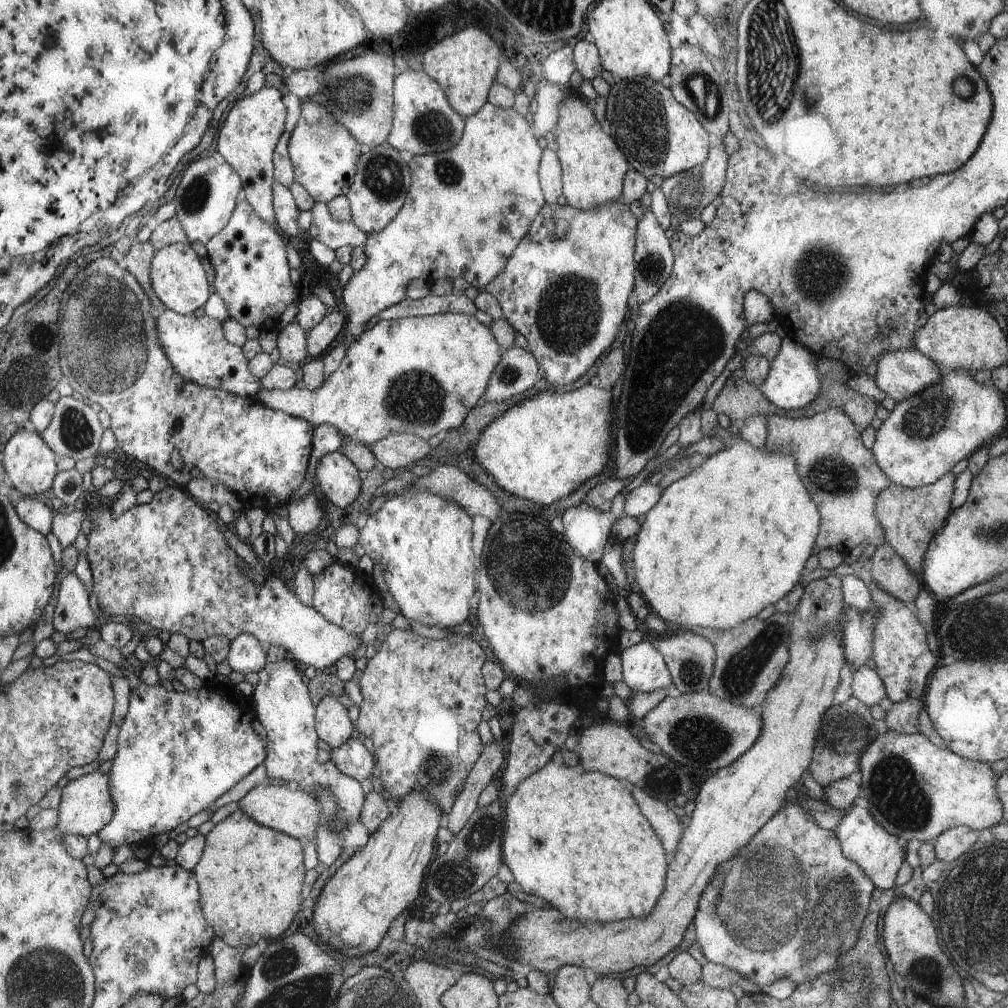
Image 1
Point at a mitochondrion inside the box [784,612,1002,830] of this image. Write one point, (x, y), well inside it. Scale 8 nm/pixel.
(846, 730)

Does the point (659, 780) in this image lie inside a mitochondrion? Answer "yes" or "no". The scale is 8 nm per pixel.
yes

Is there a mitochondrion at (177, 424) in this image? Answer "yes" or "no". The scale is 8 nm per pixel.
no

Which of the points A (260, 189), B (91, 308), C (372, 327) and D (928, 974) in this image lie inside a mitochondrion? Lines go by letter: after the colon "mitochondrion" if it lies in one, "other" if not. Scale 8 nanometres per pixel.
A: other
B: mitochondrion
C: other
D: mitochondrion

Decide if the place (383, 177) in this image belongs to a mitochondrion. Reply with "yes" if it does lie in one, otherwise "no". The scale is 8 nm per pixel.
yes

